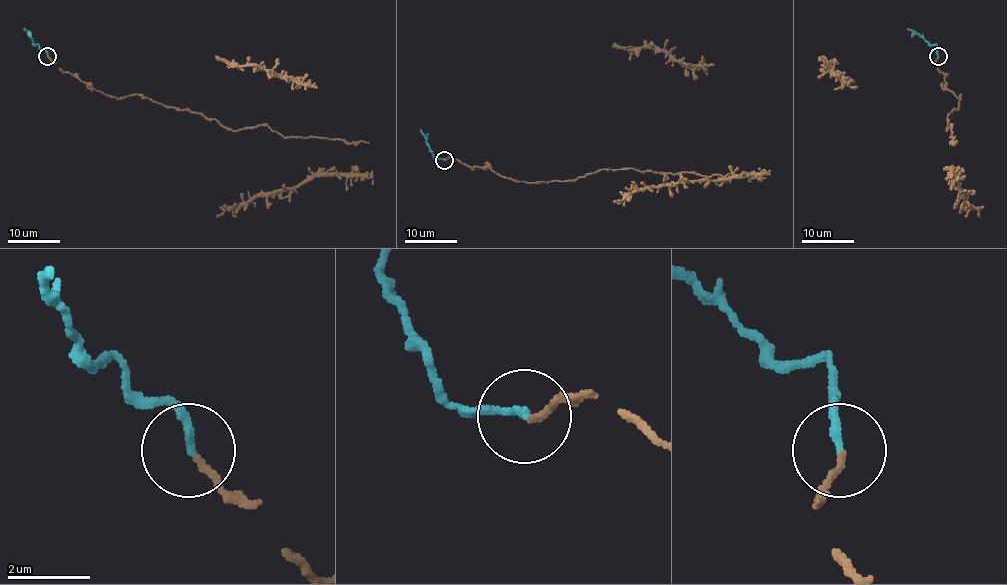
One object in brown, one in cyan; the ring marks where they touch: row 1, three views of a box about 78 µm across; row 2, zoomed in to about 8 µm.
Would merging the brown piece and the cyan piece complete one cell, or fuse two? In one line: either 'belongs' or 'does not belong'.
does not belong

